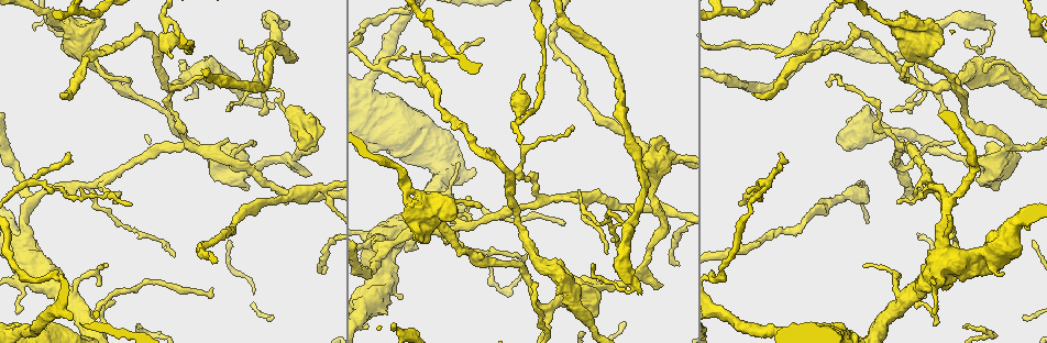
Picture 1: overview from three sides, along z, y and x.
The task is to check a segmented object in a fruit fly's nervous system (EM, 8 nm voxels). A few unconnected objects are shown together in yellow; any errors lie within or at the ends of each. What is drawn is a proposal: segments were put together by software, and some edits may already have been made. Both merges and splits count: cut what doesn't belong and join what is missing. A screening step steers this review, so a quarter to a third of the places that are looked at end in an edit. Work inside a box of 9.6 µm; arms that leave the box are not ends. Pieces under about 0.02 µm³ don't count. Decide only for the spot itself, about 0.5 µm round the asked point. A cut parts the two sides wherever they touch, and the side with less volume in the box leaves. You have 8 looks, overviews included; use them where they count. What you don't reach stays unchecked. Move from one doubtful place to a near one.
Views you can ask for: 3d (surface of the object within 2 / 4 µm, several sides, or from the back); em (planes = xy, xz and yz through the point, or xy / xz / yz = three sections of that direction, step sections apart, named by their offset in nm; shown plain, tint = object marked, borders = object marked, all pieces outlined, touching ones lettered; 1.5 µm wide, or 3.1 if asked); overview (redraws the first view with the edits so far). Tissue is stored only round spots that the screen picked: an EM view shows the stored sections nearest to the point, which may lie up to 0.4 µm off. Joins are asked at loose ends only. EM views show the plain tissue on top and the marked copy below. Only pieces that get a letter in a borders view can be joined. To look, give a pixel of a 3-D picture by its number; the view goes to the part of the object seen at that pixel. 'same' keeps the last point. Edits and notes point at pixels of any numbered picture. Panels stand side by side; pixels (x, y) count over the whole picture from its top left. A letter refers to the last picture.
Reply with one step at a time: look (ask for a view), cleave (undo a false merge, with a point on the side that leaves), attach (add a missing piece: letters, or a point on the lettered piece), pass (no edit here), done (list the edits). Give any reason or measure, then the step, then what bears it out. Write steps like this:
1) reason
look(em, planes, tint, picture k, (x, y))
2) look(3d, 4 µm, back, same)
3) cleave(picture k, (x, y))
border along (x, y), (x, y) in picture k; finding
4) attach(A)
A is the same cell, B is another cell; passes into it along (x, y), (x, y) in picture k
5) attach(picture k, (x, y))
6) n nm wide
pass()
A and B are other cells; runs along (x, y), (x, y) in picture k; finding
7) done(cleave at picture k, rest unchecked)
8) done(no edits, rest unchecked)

sudden change in width
look(em, yz, step 4, tint, picture 1, (408, 184))

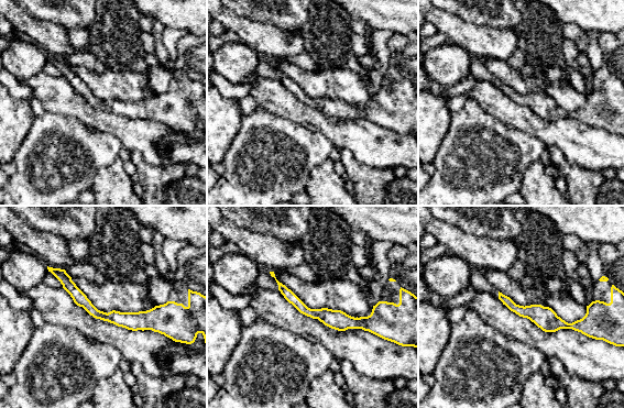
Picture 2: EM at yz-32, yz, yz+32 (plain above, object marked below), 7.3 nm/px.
look(em, planes, borders, same)

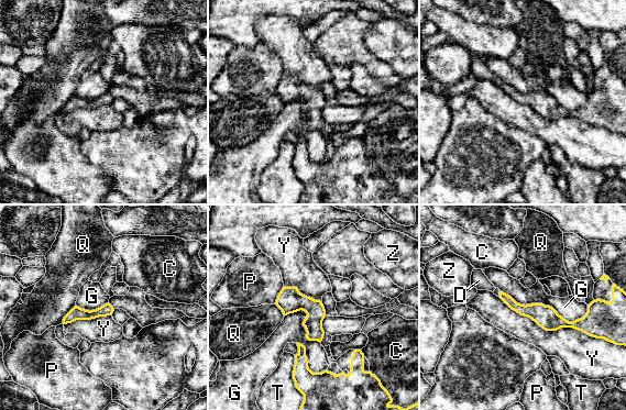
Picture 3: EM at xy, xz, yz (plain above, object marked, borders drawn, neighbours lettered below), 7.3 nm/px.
pass()
C, D, G, P, Q, T, Y and Z are other cells; runs along (503, 296), (557, 322), (591, 316) in picture 3; one neuron here

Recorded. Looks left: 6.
end of a long branch
look(em, planes, tint, picture 1, (66, 95))

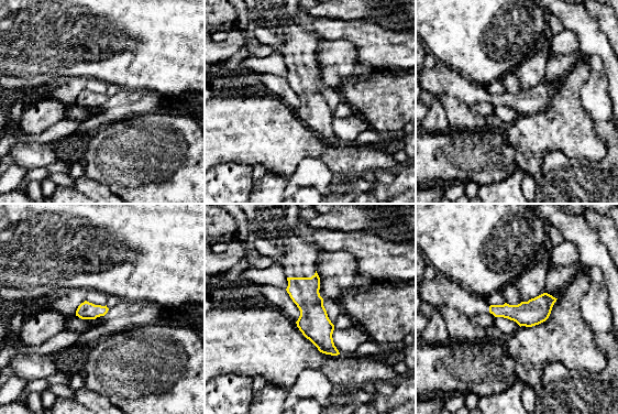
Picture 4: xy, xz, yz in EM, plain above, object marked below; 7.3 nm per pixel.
look(em, planes, borders, same)

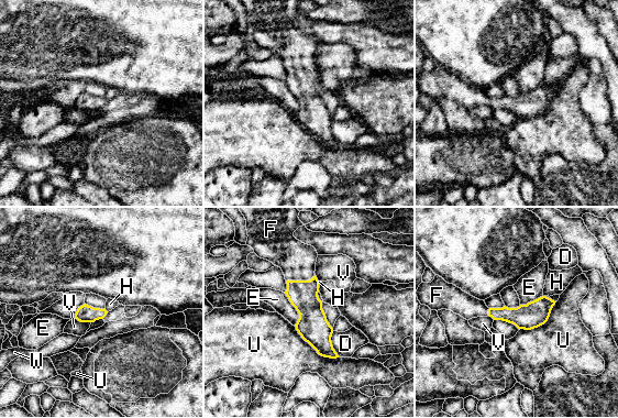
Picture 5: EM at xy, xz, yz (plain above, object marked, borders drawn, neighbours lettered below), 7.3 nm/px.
attach(F)
F is the same cell, D, E, H, U, V and W are other cells; passes into it along (302, 295), (300, 281), (297, 260) in picture 5; it goes on there

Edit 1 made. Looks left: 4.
an open end
look(3d, 2 µm, picture 1, (661, 287))

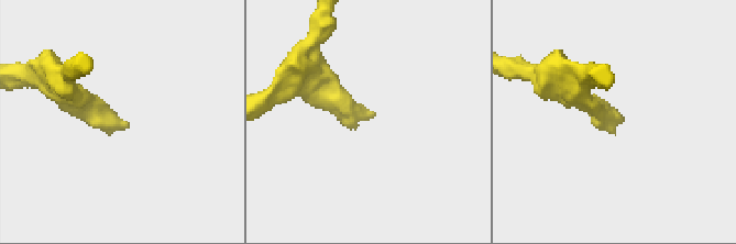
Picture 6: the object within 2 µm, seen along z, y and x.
now the EM
look(em, xz, step 8, tint, picture 6, (609, 124))

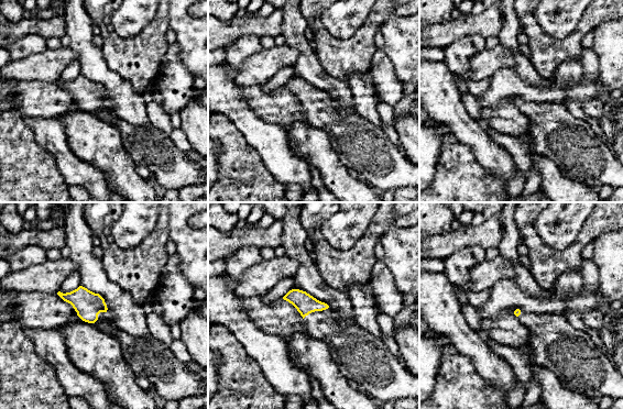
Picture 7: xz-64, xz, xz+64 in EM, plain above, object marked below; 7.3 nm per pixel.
look(em, planes, borders, same)

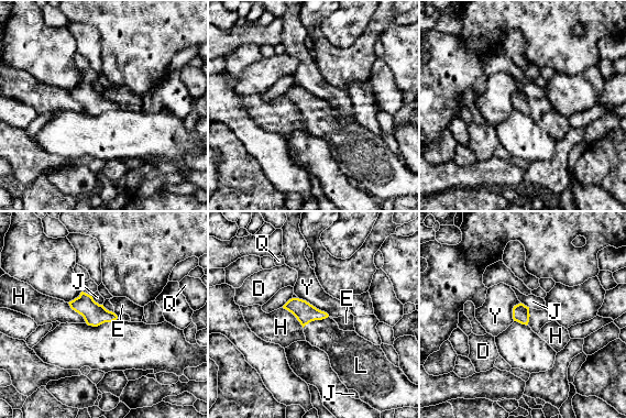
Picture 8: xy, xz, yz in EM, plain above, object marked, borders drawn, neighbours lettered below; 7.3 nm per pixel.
attach(L)
L is the same cell, D, E, H, J, Q and Y are other cells; passes into it along (305, 312), (315, 319), (338, 344) in picture 8; the neuron continues

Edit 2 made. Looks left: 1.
done(attach at picture 5, attach at picture 8, rest unchecked)

